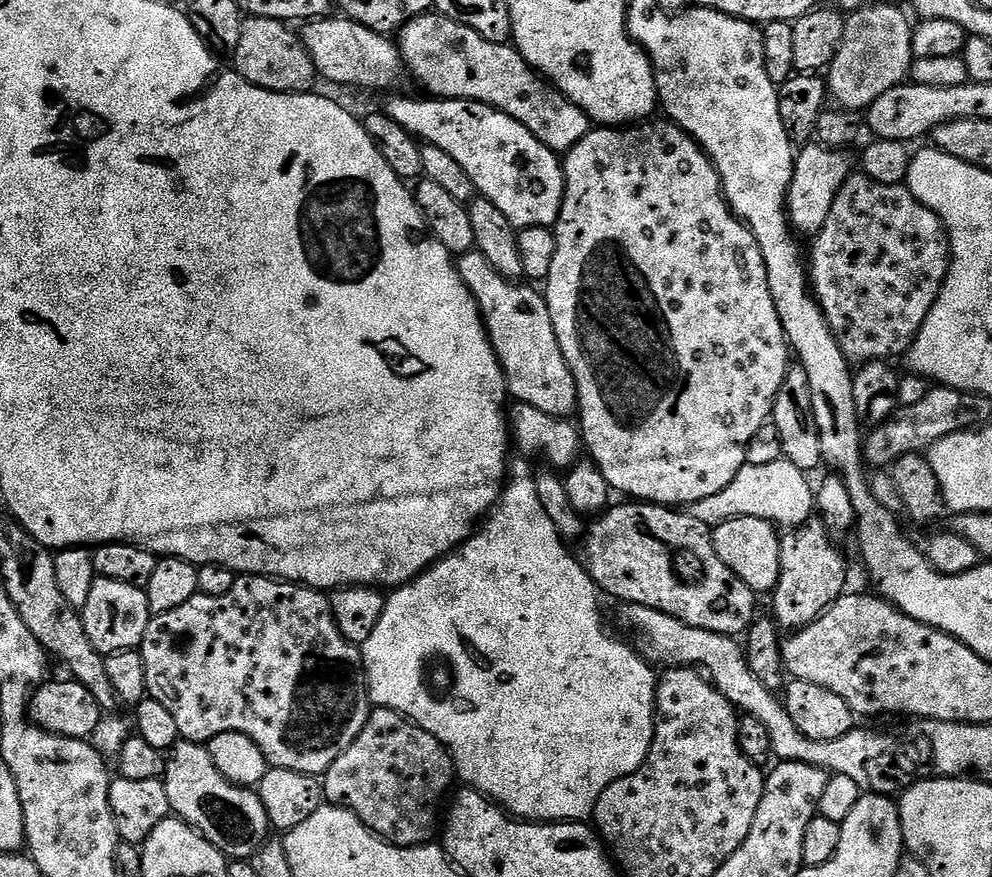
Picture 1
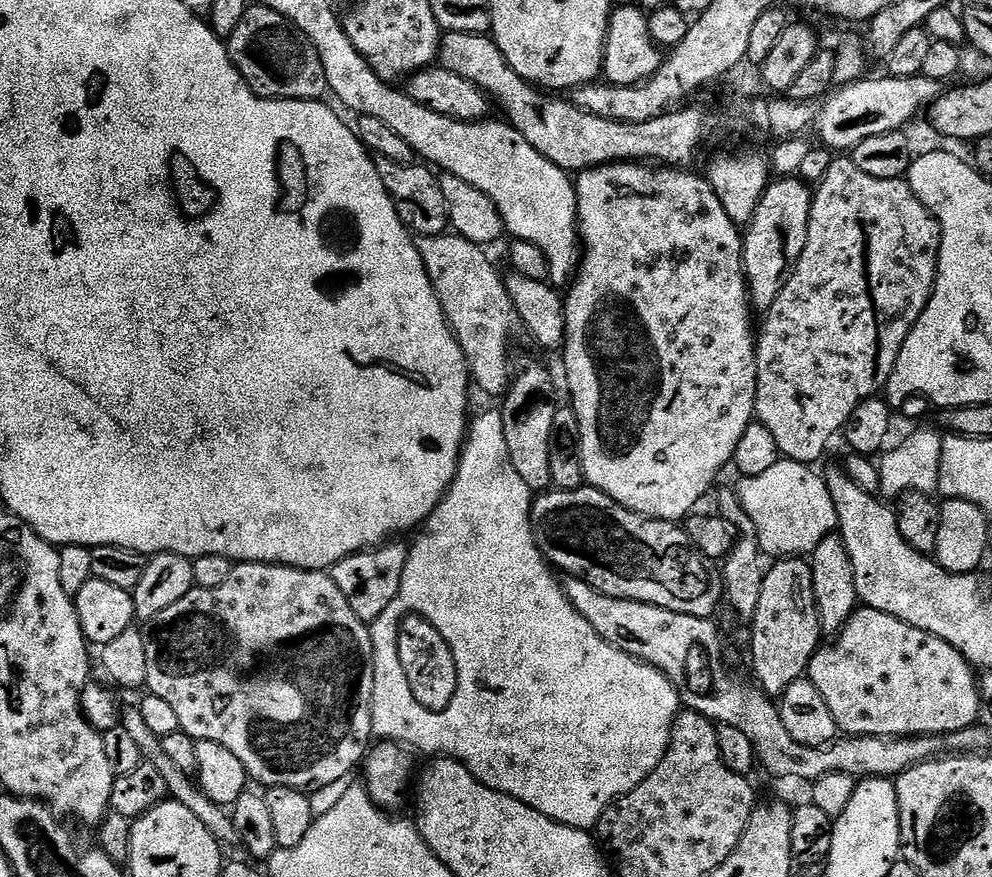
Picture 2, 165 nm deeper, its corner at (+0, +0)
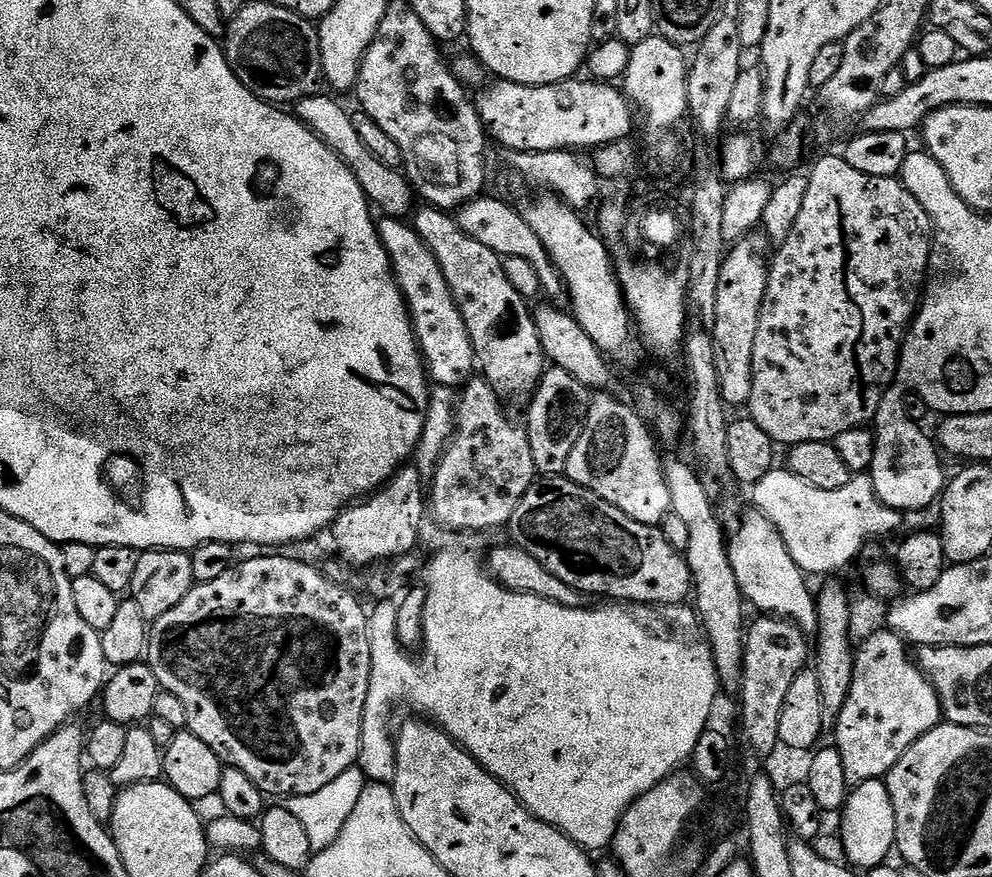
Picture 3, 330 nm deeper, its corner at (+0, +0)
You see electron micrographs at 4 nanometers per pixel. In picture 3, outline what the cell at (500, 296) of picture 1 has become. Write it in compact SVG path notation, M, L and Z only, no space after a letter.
M384 218L378 227L380 240L392 263L392 275L400 283L404 301L408 303L412 329L420 343L420 355L424 357L429 377L441 388L463 389L473 379L475 372L472 371L477 371L478 365L466 322L442 274L442 266L438 266L428 243L417 234L411 223L400 218Z

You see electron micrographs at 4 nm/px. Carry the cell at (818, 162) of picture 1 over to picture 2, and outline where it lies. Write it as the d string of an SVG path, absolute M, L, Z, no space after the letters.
M799 178L773 179L762 194L751 222L743 229L745 282L751 307L757 313L766 314L774 306L778 294L782 294L782 286L786 286L788 273L802 258L802 250L806 250L813 195L813 189Z

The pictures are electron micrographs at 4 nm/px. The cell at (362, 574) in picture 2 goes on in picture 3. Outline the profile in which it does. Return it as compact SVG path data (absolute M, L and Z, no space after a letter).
M415 466L401 467L400 471L388 481L387 485L361 499L359 502L347 507L340 513L330 529L332 540L336 543L336 552L348 564L356 568L368 570L375 565L396 560L399 556L409 555L412 548L420 540L420 527L424 524L426 516L426 484L422 481L422 473Z

